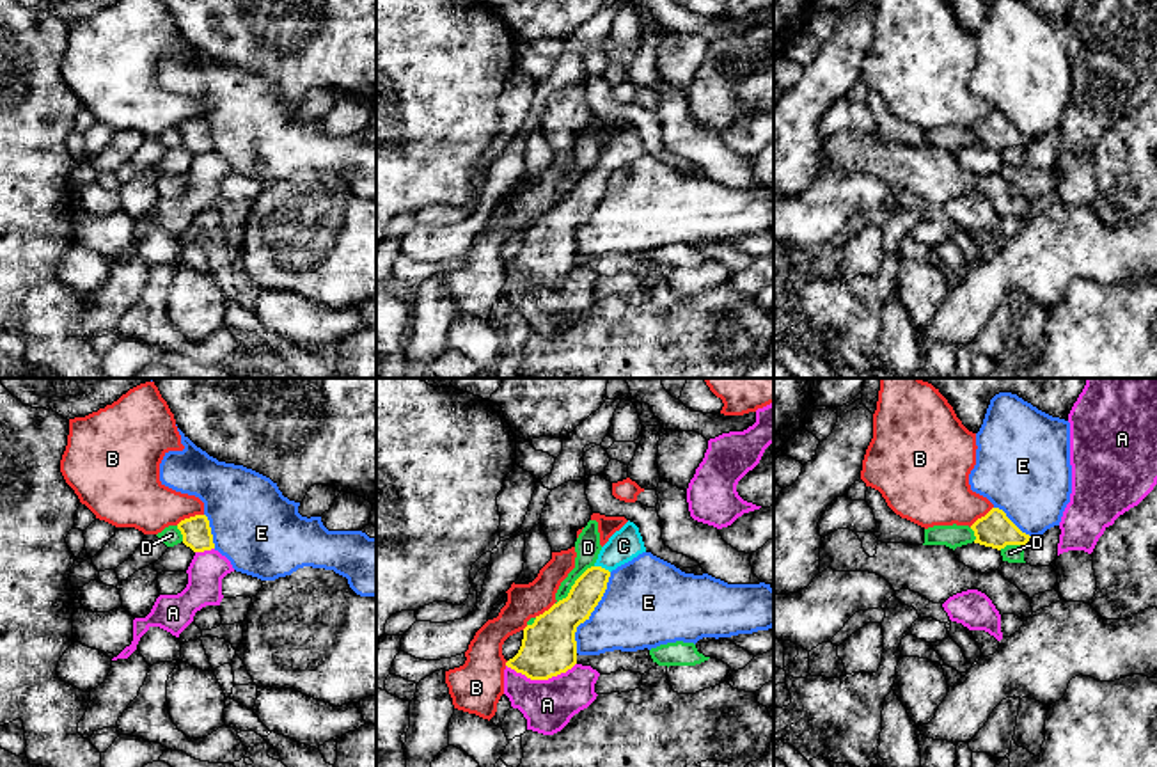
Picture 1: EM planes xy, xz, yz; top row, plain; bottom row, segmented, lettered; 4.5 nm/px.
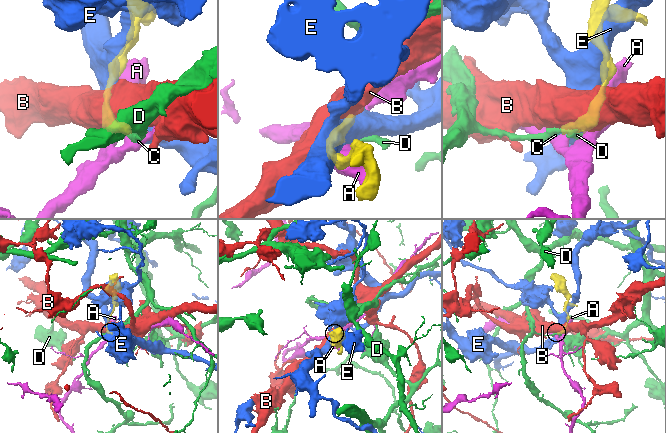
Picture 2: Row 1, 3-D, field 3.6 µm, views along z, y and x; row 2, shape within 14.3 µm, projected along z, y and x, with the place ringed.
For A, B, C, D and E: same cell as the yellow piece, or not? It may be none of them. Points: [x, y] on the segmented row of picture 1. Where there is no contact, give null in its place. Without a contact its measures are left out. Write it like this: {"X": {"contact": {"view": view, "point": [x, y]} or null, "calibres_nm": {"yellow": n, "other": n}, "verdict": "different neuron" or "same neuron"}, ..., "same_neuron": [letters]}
{"A": {"contact": {"view": "xz", "point": [540, 679]}, "calibres_nm": {"yellow": 260, "other": 240}, "verdict": "different neuron"}, "B": {"contact": {"view": "xy", "point": [190, 517]}, "calibres_nm": {"yellow": 130, "other": 260}, "verdict": "different neuron"}, "C": {"contact": {"view": "xz", "point": [600, 567]}, "calibres_nm": {"yellow": 140, "other": 150}, "verdict": "same neuron"}, "D": {"contact": {"view": "xz", "point": [574, 585]}, "calibres_nm": {"yellow": 200, "other": 120}, "verdict": "different neuron"}, "E": {"contact": {"view": "xz", "point": [591, 611]}, "calibres_nm": {"yellow": 240, "other": 380}, "verdict": "different neuron"}, "same_neuron": ["C"]}

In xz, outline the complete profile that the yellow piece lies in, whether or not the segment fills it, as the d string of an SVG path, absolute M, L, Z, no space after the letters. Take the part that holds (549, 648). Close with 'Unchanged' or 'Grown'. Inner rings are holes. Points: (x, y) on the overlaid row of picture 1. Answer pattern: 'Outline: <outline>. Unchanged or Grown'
Outline: M628 520L602 547L596 563L575 581L568 597L523 629L522 646L506 666L531 680L548 680L571 669L577 664L577 627L602 600L610 572L642 552L639 527Z. Grown

